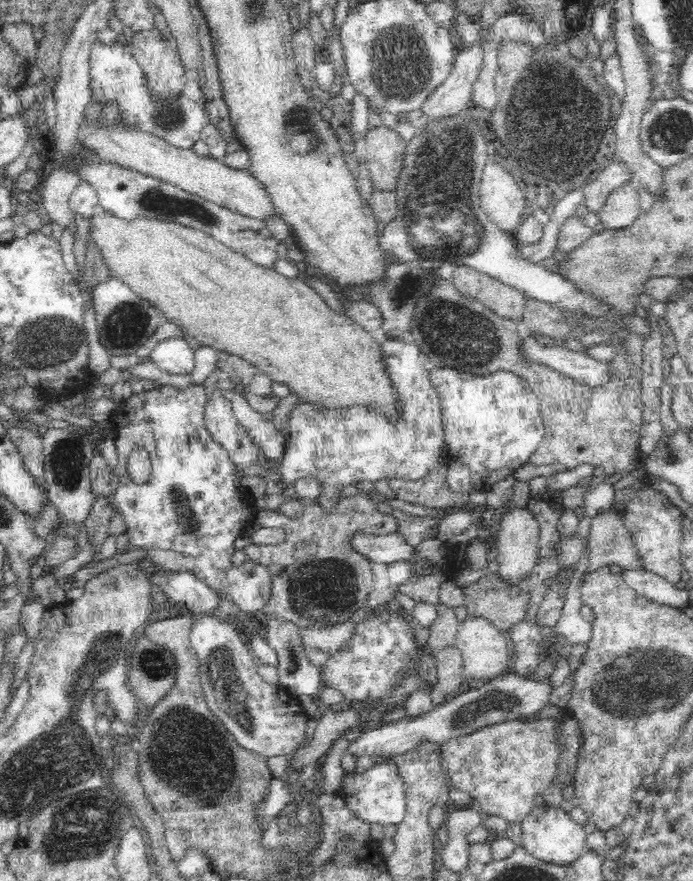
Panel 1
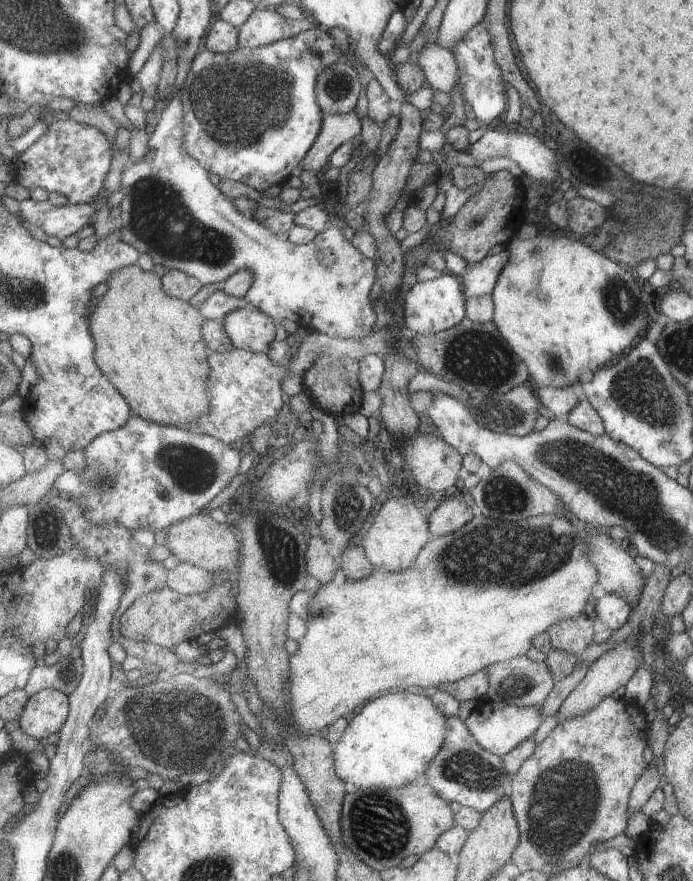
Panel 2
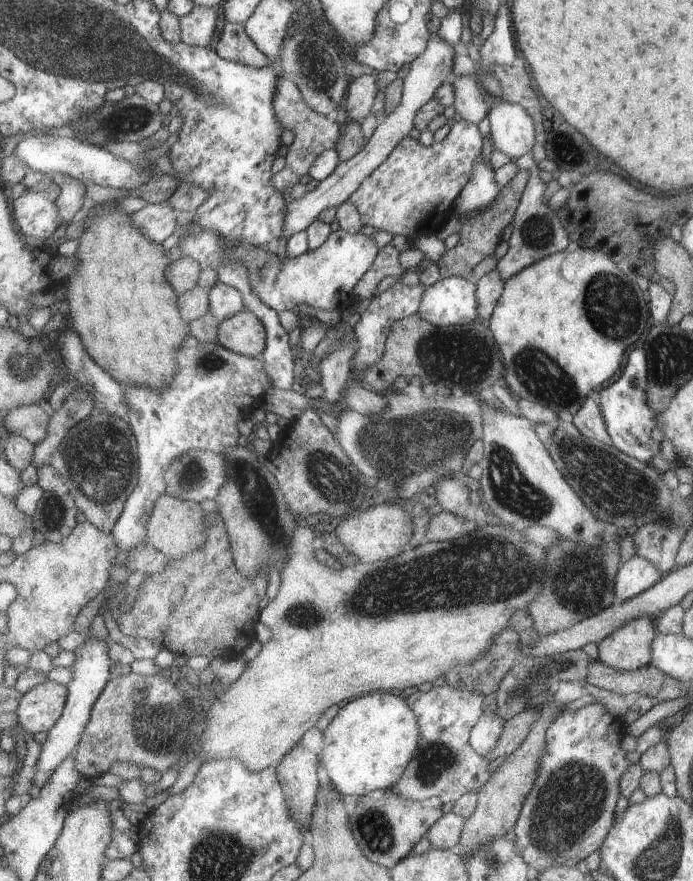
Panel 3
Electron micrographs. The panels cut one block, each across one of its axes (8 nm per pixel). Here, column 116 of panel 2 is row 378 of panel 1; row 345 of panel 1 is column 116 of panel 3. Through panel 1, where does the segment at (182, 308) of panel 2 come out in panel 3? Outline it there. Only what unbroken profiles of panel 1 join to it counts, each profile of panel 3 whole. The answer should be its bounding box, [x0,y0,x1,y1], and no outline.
[63,200,189,388]

